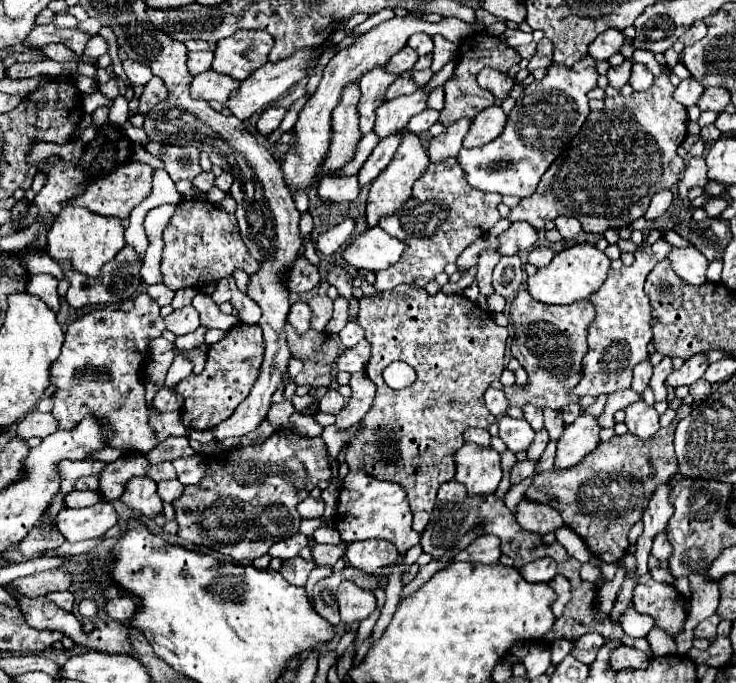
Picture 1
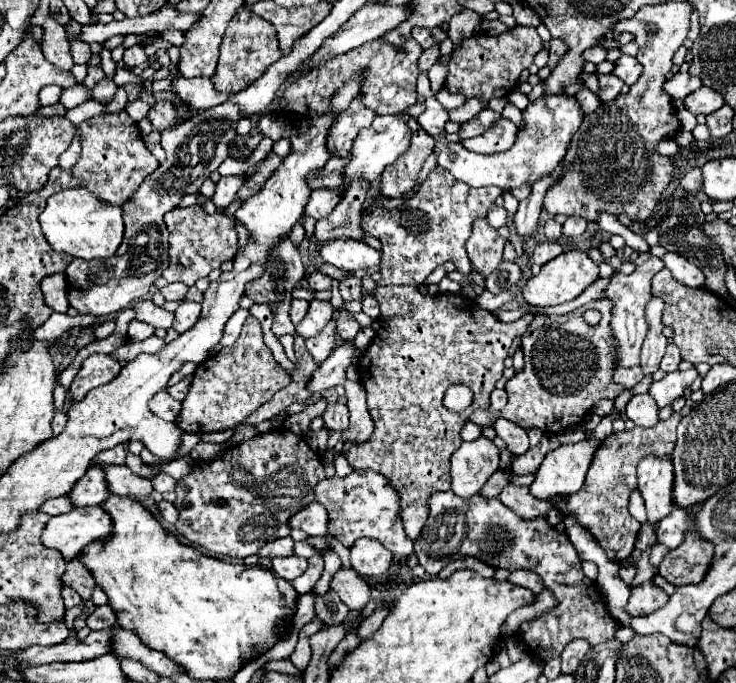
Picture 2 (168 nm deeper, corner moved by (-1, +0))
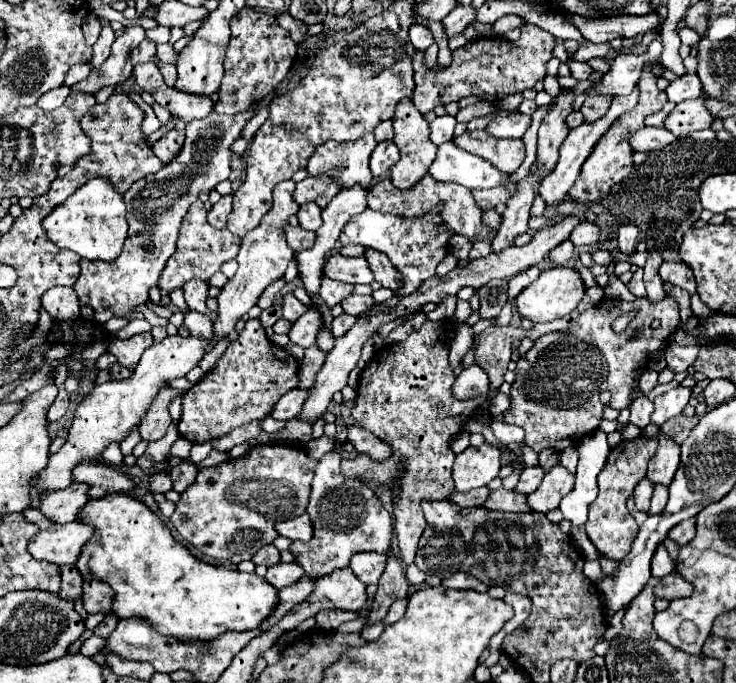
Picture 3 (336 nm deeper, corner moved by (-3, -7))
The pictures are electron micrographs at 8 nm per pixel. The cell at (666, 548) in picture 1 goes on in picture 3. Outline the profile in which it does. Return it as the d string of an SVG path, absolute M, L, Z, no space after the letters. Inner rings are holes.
M695 518L691 520L683 520L679 522L675 528L671 528L671 532L667 534L667 538L675 540L679 546L687 546L695 536Z

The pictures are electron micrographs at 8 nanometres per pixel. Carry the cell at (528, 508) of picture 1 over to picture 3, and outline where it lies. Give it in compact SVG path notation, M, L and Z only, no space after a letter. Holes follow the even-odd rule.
M505 488L493 490L485 502L485 508L489 510L505 510L505 512L531 512L529 504L527 504L527 494L519 494L519 492L509 492Z

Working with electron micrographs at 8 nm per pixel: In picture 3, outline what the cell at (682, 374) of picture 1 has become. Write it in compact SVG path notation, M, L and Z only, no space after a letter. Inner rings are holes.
M677 386L661 396L655 398L655 412L651 414L651 422L661 426L663 422L667 422L669 418L681 414L681 410L685 408L685 404L689 402L691 398L691 388L685 388L685 386Z

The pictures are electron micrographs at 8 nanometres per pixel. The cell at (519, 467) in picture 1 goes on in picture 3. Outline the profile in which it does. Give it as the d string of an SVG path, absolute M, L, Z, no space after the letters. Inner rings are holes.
M483 486L483 488L477 488L477 490L471 490L471 492L465 492L465 494L461 494L461 492L453 492L451 496L449 496L449 500L451 502L455 502L455 504L459 504L459 506L483 506L485 504L485 500L487 500L487 496L489 496L489 488L487 486Z

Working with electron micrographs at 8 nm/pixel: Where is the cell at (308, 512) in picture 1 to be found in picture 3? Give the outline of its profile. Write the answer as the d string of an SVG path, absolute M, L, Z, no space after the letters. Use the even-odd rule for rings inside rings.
M307 514L299 516L299 518L293 518L293 520L285 520L285 522L279 522L277 526L277 532L289 540L311 540L313 536L313 528L311 528L311 518Z

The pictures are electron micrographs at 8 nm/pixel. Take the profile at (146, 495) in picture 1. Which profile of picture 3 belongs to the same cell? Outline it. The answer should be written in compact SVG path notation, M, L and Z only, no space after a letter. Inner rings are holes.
M81 462L73 470L75 482L87 482L91 486L91 498L103 498L113 492L131 492L137 488L133 478L117 468L111 468L105 462Z

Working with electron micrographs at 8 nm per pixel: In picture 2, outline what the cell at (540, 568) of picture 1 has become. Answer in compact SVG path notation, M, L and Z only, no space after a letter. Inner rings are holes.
M513 571L509 577L507 577L507 581L509 583L513 583L513 585L521 585L521 587L525 587L525 589L529 589L531 593L541 593L543 591L543 585L541 585L541 579L537 579L537 575L535 573L529 573L529 571Z

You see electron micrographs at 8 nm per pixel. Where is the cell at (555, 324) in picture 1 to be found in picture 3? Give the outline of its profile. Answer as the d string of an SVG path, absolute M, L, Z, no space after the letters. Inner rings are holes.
M665 296L655 306L651 306L647 298L639 298L635 302L625 302L619 298L605 298L595 308L585 310L579 316L577 324L571 328L571 332L553 332L553 334L541 336L539 340L535 340L531 354L523 356L517 362L517 370L515 370L517 380L511 386L511 406L505 412L505 422L521 426L525 430L525 444L529 444L529 448L533 448L535 452L541 452L545 448L553 448L553 450L561 452L567 446L577 446L583 436L587 436L589 432L599 428L599 422L601 422L601 416L605 410L605 404L599 400L599 394L601 392L611 394L611 400L607 406L617 408L617 410L625 408L631 402L629 398L631 398L631 388L633 388L635 366L639 362L647 362L653 350L663 348L667 338L677 330L677 326L679 326L679 308L673 298ZM629 310L637 310L639 314L629 322L629 326L621 334L613 332L611 322ZM653 318L663 320L661 328L653 330L649 326ZM637 328L643 334L639 338L633 338L633 330L637 330Z

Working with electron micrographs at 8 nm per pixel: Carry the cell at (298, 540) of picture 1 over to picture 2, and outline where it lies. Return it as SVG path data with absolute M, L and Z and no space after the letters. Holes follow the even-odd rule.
M285 537L285 539L275 539L271 543L265 543L259 551L257 551L259 557L289 557L293 555L293 539L291 537Z

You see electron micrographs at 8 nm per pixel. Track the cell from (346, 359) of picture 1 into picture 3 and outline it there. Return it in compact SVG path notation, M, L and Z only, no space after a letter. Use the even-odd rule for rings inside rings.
M295 388L295 390L287 392L275 404L271 416L277 420L289 420L289 418L299 416L299 408L303 408L303 400L307 400L309 394L311 394L311 388Z

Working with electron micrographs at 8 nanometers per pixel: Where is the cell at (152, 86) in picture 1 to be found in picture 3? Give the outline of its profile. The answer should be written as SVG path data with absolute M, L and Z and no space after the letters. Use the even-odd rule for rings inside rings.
M171 128L161 140L157 140L153 144L153 152L157 154L157 158L163 164L167 164L167 162L171 162L179 154L179 150L183 146L183 138L185 136L183 136L183 132L179 128Z

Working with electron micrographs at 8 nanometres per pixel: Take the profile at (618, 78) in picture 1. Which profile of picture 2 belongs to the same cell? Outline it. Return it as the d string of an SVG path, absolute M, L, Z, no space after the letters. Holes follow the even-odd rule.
M611 73L609 75L597 75L597 77L599 77L599 95L597 95L599 101L607 103L621 93L623 81L619 81L619 77L613 77Z

